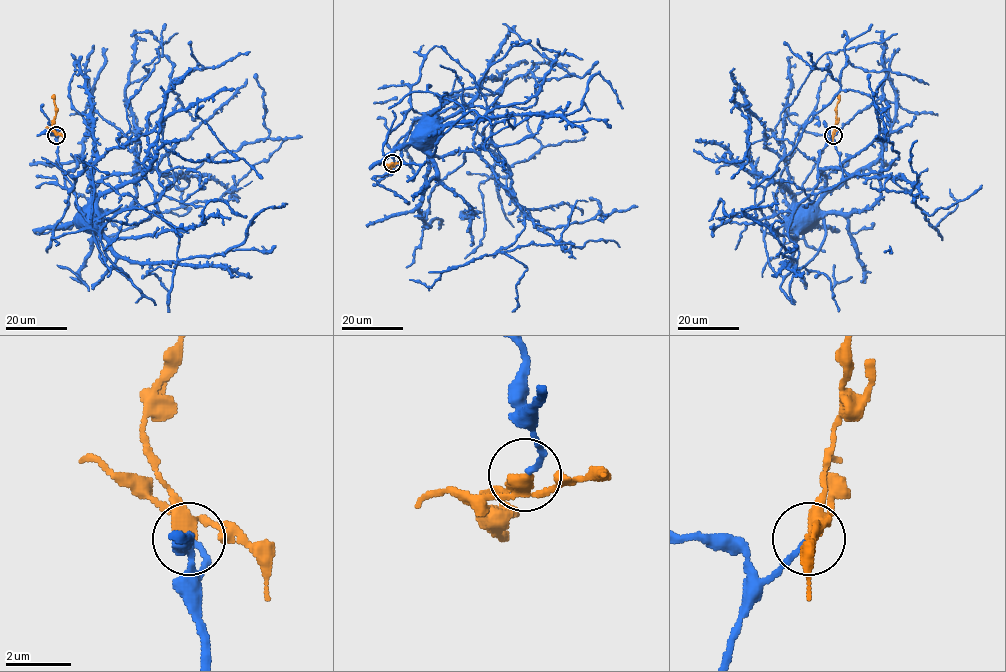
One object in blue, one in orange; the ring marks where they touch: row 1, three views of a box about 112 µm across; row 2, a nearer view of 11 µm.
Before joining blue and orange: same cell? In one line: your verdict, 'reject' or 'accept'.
accept

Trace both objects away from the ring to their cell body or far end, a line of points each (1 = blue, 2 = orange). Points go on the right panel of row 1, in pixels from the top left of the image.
1: (832, 135), (802, 185), (802, 190), (792, 200), (788, 219), (801, 222), (799, 219)
2: (832, 135), (838, 95)

